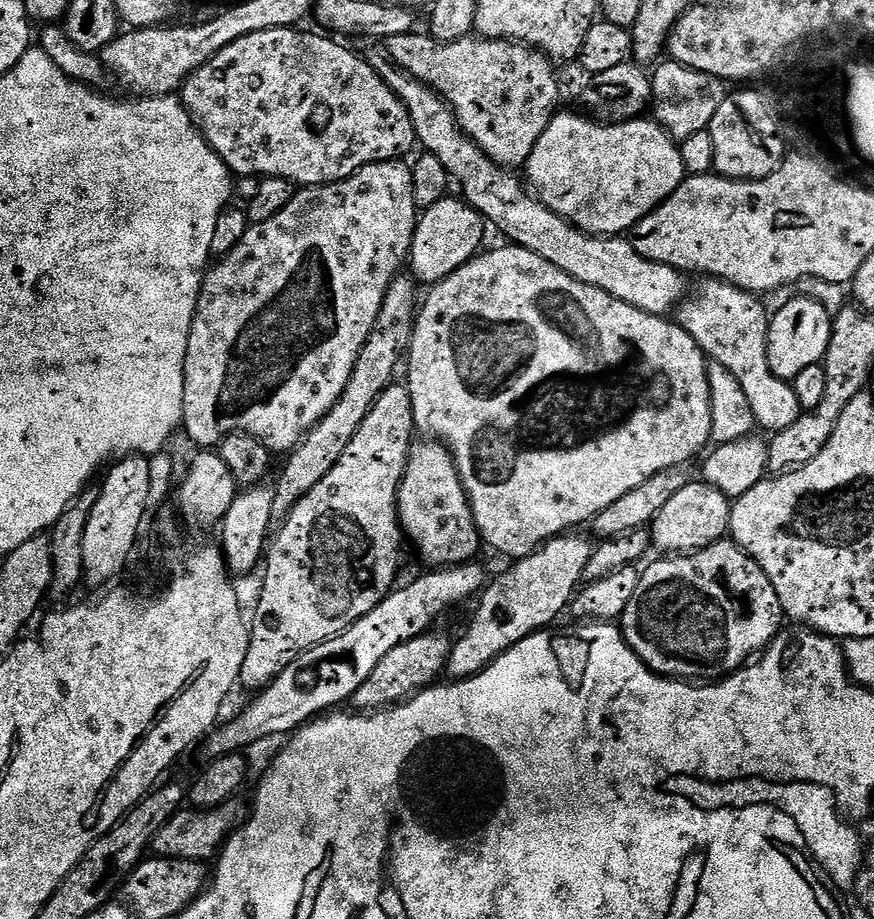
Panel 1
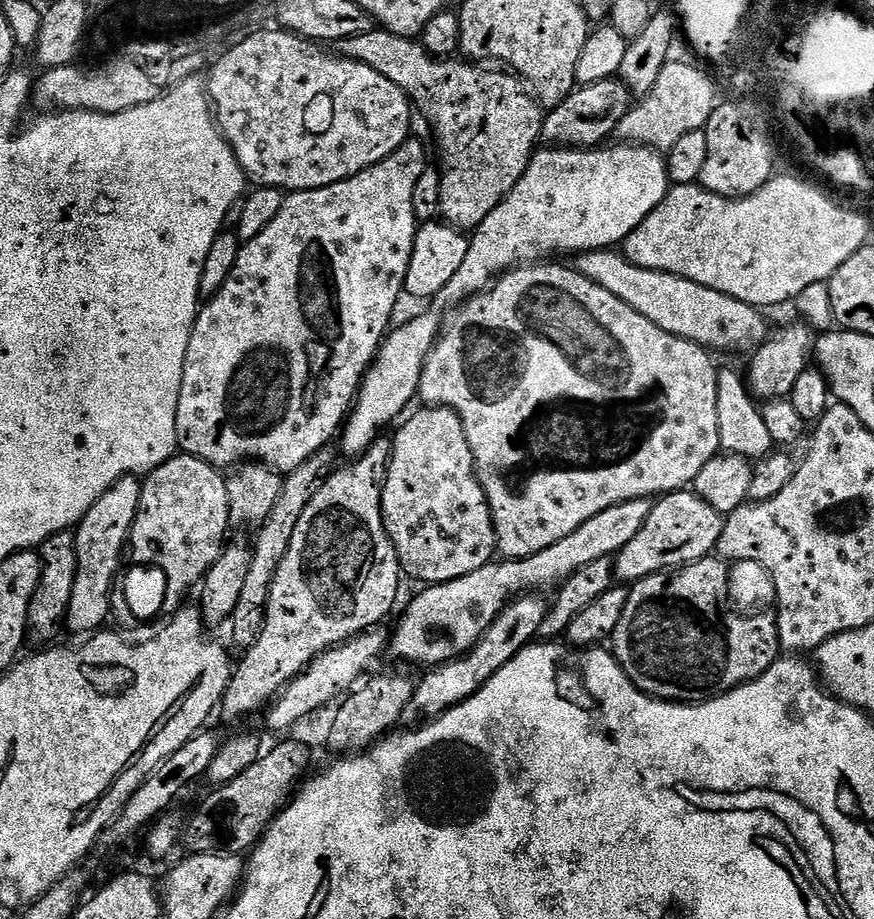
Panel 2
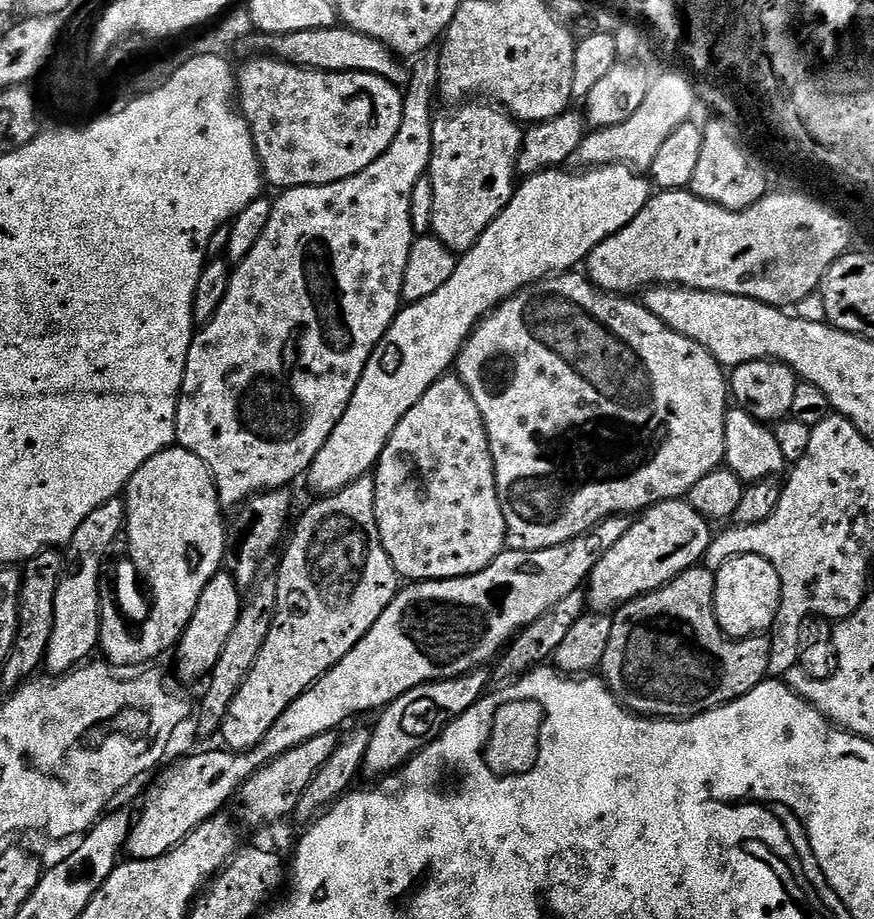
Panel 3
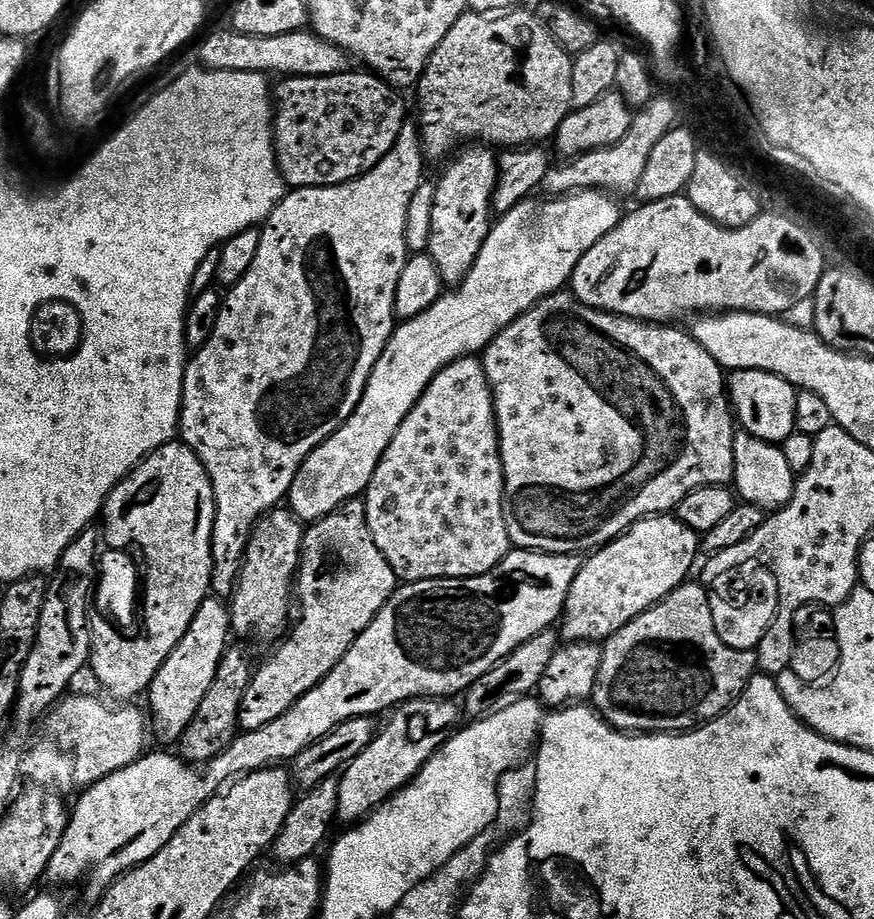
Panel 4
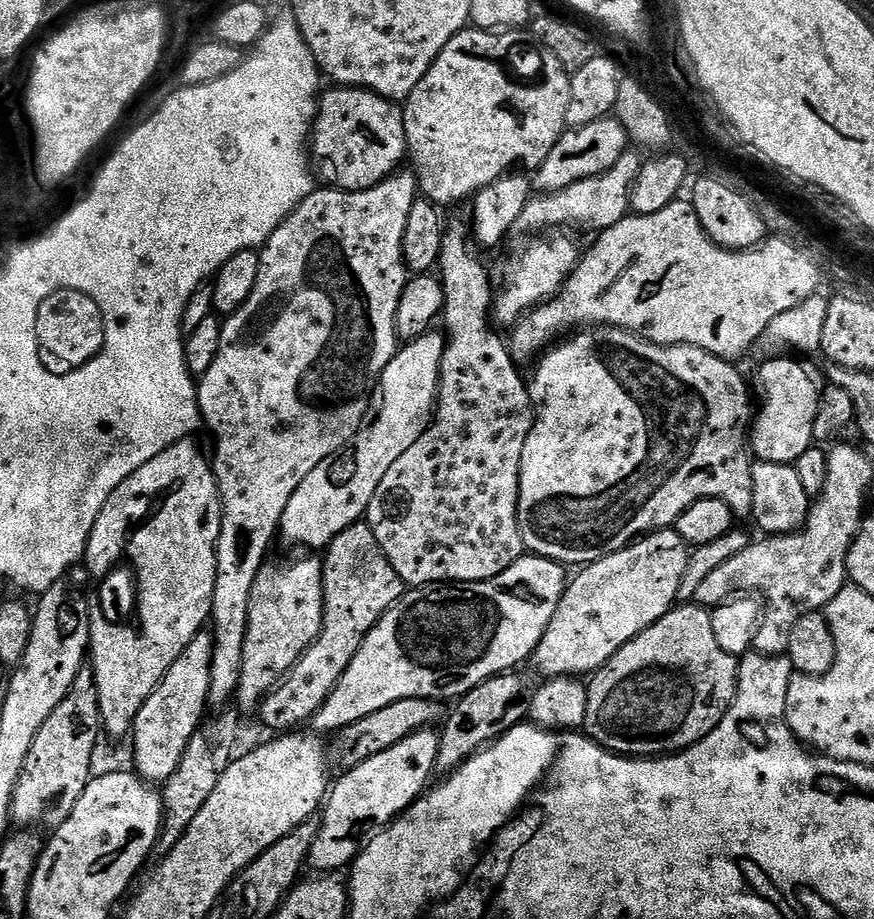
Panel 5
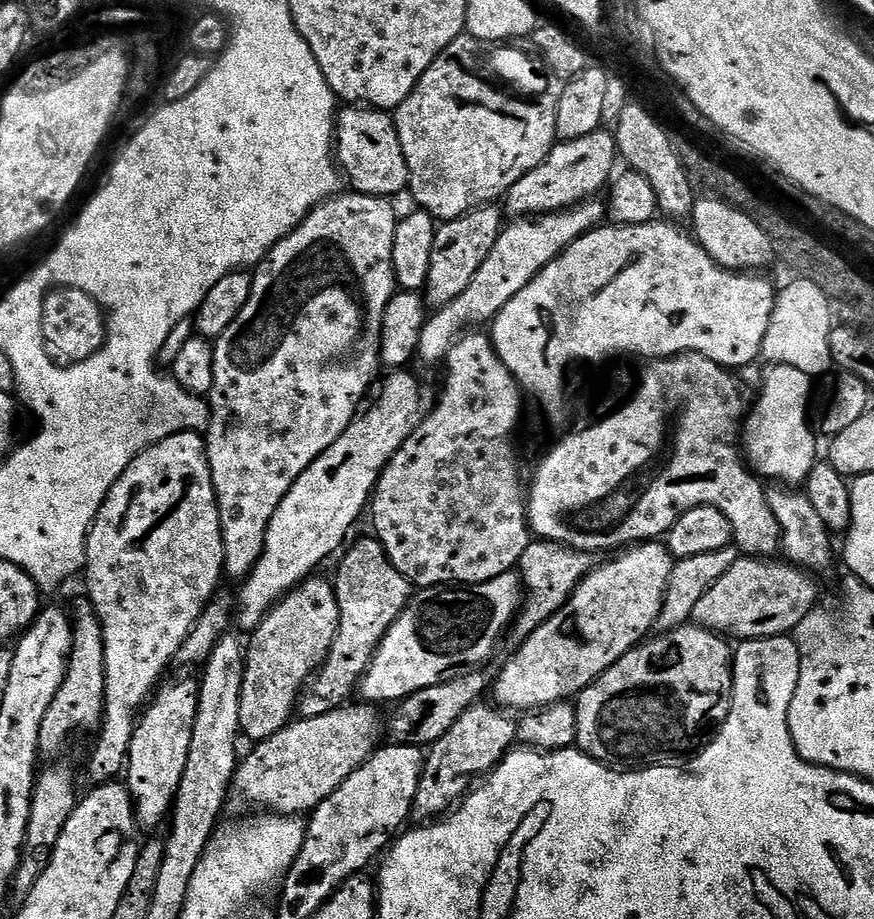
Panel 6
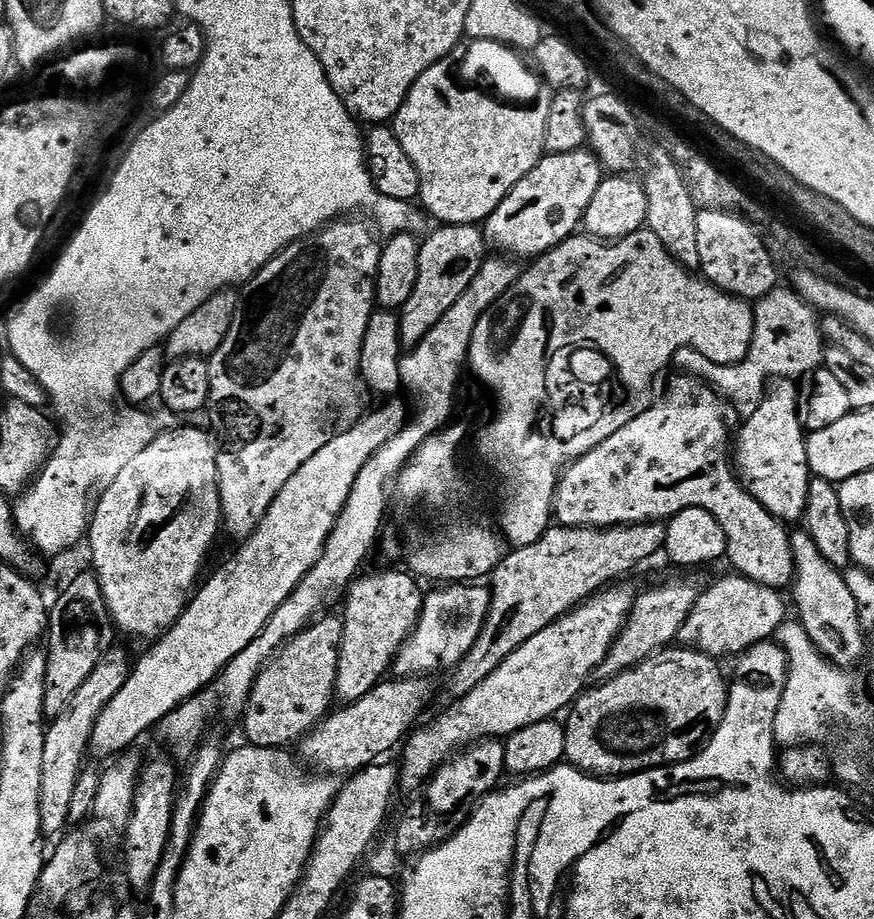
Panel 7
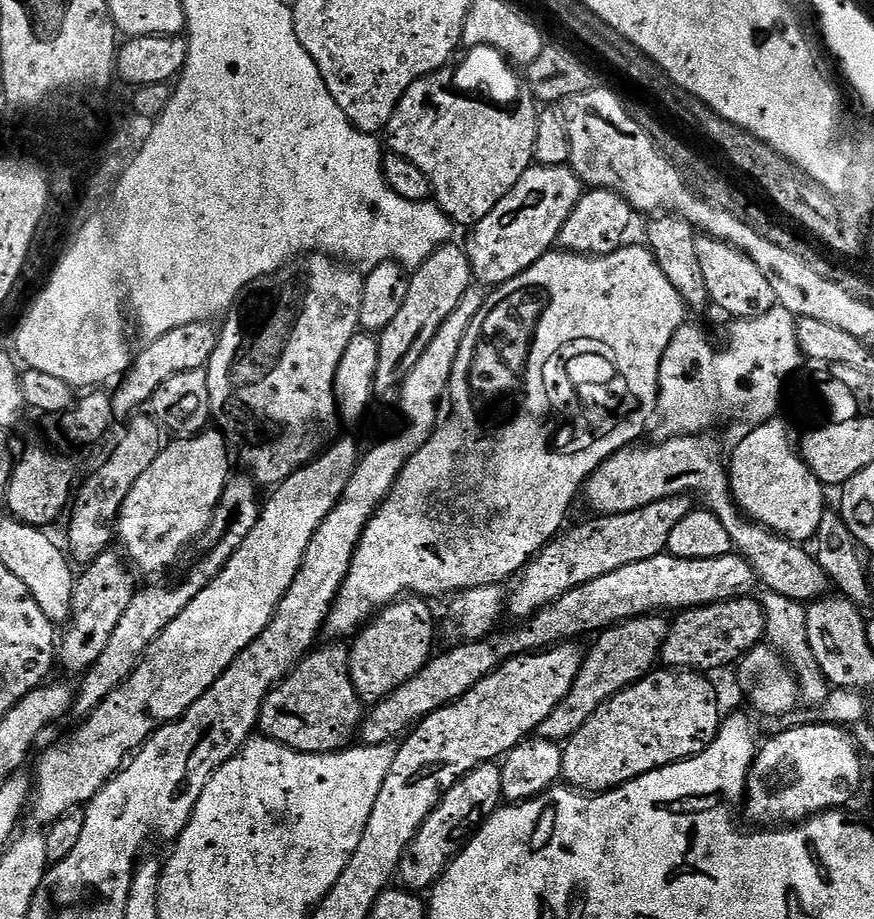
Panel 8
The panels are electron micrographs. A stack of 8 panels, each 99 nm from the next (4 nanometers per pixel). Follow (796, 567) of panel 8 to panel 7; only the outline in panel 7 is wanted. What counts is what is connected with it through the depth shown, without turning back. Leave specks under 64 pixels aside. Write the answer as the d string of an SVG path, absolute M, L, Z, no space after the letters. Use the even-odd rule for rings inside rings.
M676 374L676 377L669 382L668 389L664 392L664 397L657 404L649 403L638 414L638 418L626 422L626 426L622 426L622 430L618 430L618 434L610 434L610 438L606 438L606 442L602 442L602 446L594 446L594 450L590 450L585 456L575 460L564 471L563 476L560 478L560 485L556 487L555 519L565 528L613 528L614 526L622 526L623 524L667 522L682 510L701 508L710 514L714 514L714 518L718 518L722 530L726 530L726 538L728 539L728 555L726 560L727 563L732 563L731 571L733 573L750 578L762 586L770 586L777 590L791 589L796 578L796 559L792 553L789 529L784 529L787 528L785 521L779 520L774 514L770 514L770 510L766 510L766 506L762 506L762 502L758 502L758 498L754 498L749 494L743 484L740 483L734 471L733 461L730 459L730 436L728 440L728 428L724 425L723 420L724 408L720 405L721 397L718 395L718 392L718 397L716 397L716 392L717 389L715 387L709 386L698 376Z

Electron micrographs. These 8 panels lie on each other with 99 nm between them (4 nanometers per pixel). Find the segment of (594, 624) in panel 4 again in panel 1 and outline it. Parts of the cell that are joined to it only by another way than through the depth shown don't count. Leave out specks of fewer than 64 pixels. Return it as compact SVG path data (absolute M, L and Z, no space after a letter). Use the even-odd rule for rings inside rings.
M689 482L652 519L650 531L655 551L660 554L687 554L710 546L716 540L723 540L729 535L731 513L732 504L726 494L703 482Z

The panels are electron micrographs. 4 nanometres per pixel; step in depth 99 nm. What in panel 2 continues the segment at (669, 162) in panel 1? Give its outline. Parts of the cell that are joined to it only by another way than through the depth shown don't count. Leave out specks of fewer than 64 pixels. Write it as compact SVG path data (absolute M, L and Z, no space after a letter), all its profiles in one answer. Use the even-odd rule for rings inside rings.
M616 142L613 148L609 146L597 146L594 148L569 148L567 146L548 146L543 150L537 150L532 153L532 160L526 166L526 174L522 174L522 178L518 182L518 186L514 186L514 190L510 190L510 194L500 205L494 210L490 210L490 214L478 227L471 233L468 249L466 250L466 258L462 261L462 267L458 270L458 274L454 274L454 278L450 278L450 282L446 282L446 286L440 291L439 296L435 297L434 304L443 310L451 309L453 306L465 301L469 296L477 296L479 292L485 291L497 278L504 275L505 272L517 267L527 265L529 262L544 262L555 252L572 252L571 254L579 254L582 252L598 252L601 250L611 249L613 246L623 245L626 237L638 227L639 224L650 215L655 208L668 197L670 191L670 181L668 179L668 165L665 157L653 148L645 148L639 144L631 142Z

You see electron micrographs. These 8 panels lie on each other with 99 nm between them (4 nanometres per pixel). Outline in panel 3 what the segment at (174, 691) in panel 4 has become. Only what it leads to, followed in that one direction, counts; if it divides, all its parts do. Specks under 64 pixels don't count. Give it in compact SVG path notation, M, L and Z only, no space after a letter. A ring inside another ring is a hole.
M221 570L206 582L202 590L202 598L198 598L198 606L194 609L194 618L190 618L190 626L182 634L178 647L175 649L176 668L184 680L200 680L212 673L218 658L222 658L222 649L238 623L238 614L242 603L242 589L236 583L231 571Z

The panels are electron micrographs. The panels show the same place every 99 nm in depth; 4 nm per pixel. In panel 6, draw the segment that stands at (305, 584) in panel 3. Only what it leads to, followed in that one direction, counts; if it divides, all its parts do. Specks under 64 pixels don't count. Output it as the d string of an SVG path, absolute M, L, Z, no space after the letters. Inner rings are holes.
M360 540L350 548L339 557L340 569L334 575L340 611L338 634L334 638L334 646L330 646L330 654L324 659L324 665L300 691L296 712L302 720L330 714L345 707L353 699L351 696L357 695L360 681L364 679L382 638L404 613L414 595L414 585L394 570L379 540Z

